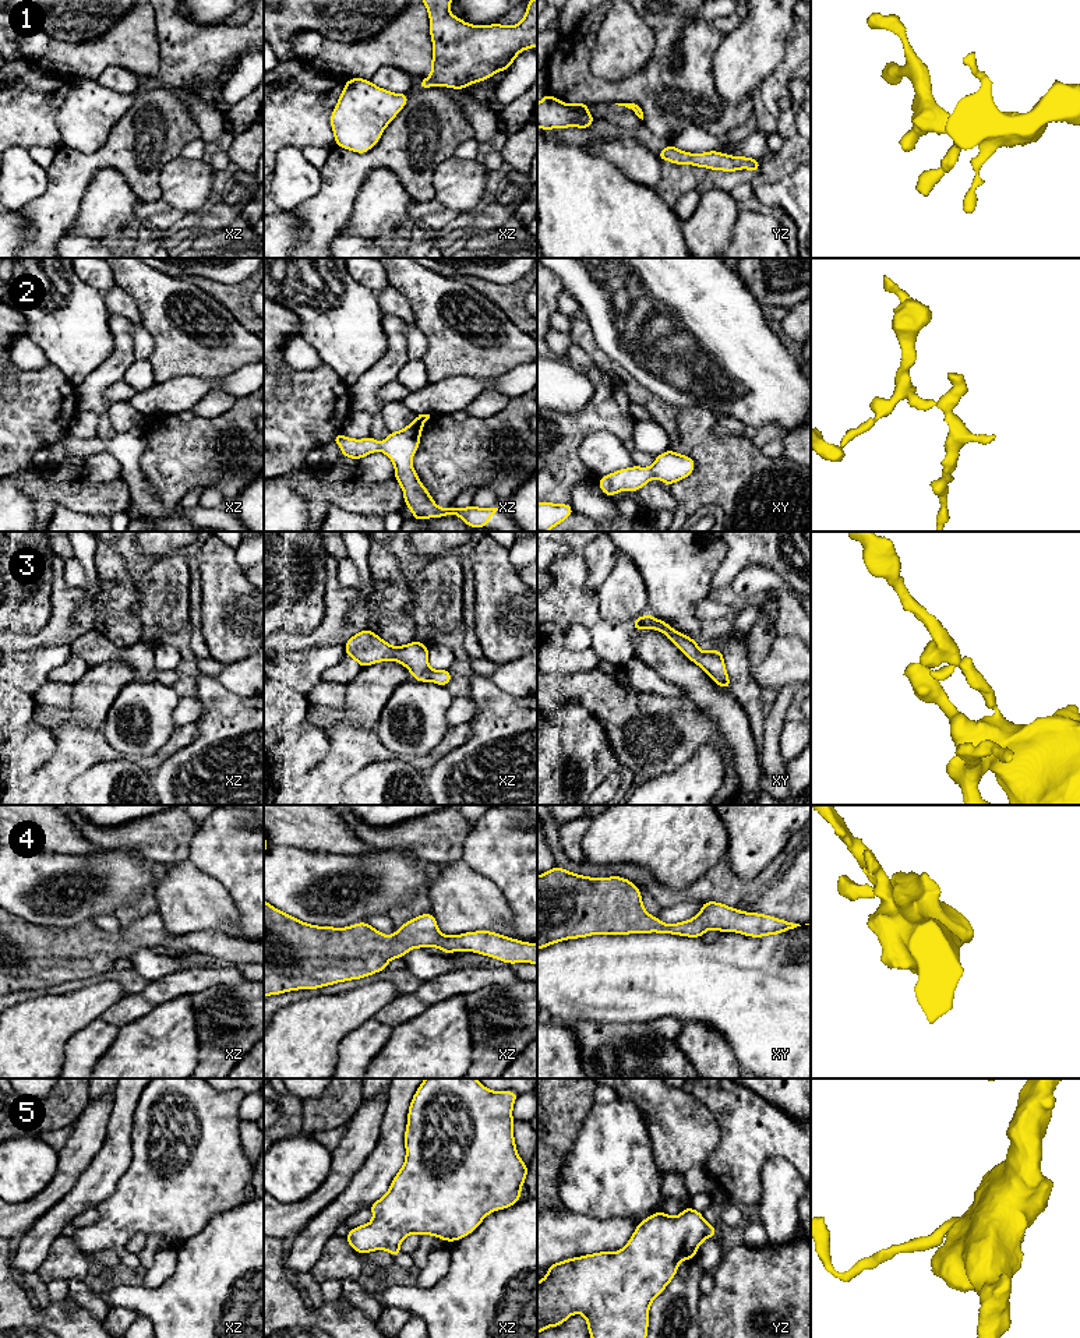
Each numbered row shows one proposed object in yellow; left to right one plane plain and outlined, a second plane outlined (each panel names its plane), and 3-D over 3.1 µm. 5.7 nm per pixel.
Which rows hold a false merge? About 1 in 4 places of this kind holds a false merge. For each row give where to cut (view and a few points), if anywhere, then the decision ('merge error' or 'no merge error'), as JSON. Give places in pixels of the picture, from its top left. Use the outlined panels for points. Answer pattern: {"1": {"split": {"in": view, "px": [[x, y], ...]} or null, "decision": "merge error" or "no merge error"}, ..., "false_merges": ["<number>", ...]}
{"1": {"split": null, "decision": "no merge error"}, "2": {"split": null, "decision": "no merge error"}, "3": {"split": null, "decision": "no merge error"}, "4": {"split": null, "decision": "no merge error"}, "5": {"split": null, "decision": "no merge error"}, "false_merges": []}

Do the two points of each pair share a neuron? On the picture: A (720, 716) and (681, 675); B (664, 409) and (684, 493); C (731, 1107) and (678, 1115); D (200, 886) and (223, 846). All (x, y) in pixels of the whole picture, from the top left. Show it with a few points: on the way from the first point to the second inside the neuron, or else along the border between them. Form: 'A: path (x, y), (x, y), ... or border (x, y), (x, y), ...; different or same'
A: path (713, 705), (692, 684); same
B: path (685, 430), (701, 445), (701, 472); same
C: border (694, 1093), (715, 1116), (720, 1140); different
D: border (187, 858), (212, 876), (230, 896); different

